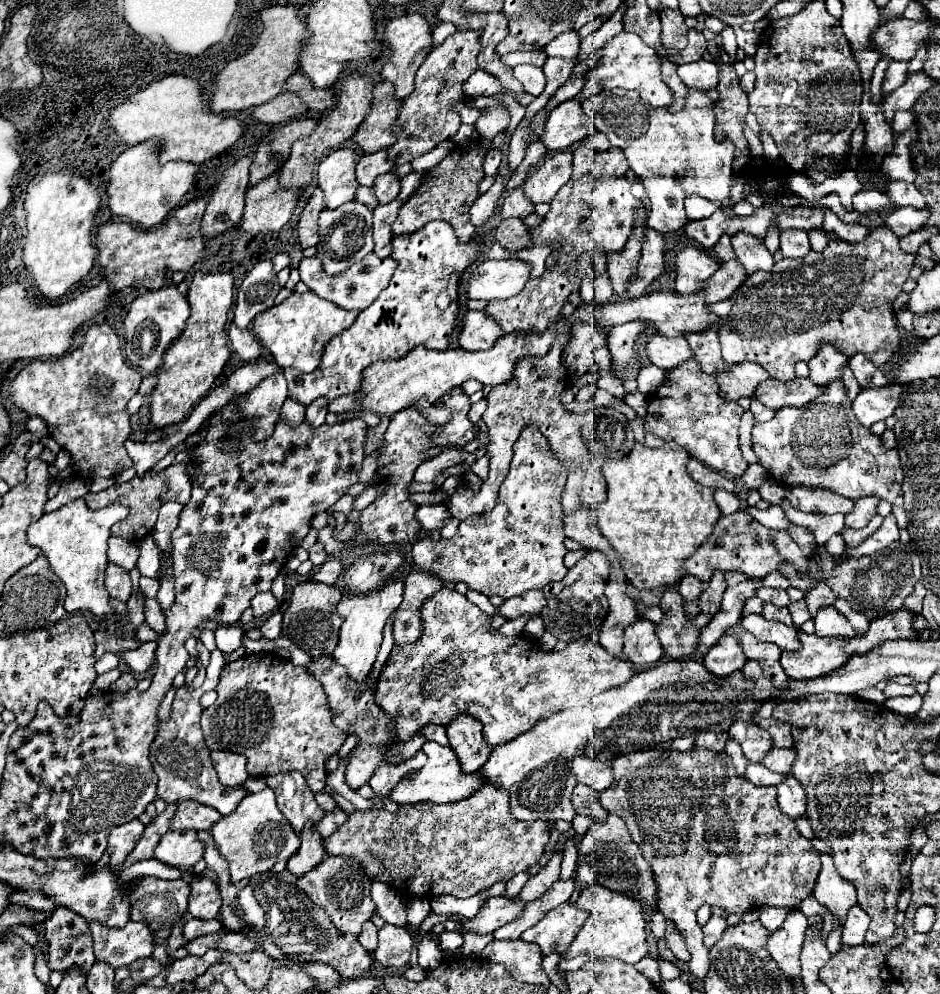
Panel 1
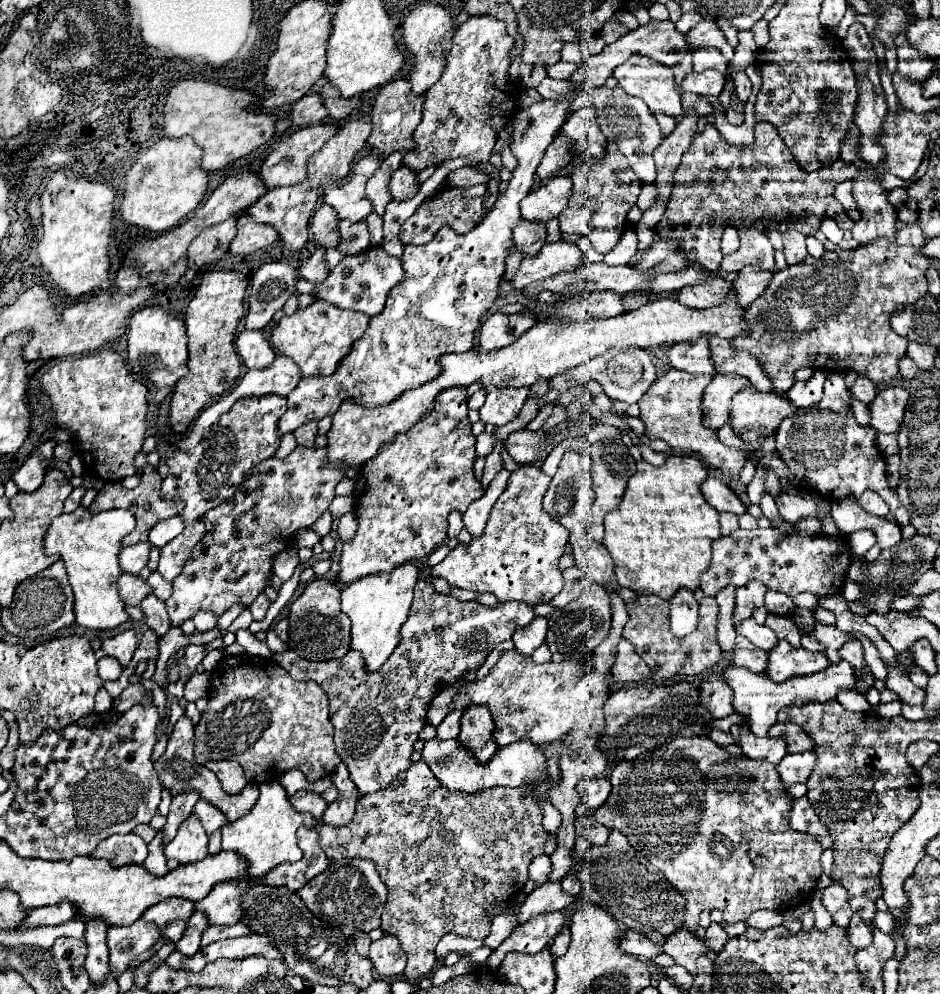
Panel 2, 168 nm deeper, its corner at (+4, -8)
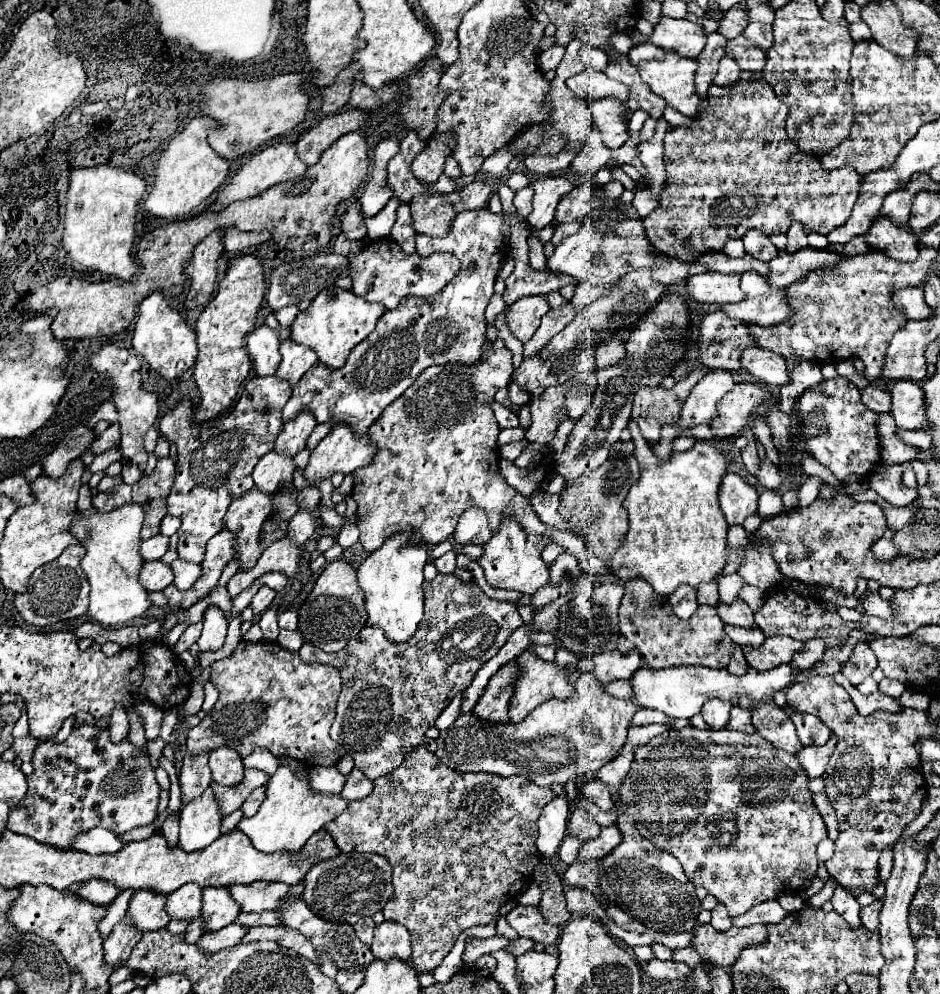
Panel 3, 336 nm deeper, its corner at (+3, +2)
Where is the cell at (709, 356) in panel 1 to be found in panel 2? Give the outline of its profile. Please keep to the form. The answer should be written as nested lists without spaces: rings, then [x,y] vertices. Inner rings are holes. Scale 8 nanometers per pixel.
[[[714,336],[714,340],[710,340],[710,354],[714,356],[716,372],[744,376],[754,384],[754,388],[758,388],[762,392],[772,392],[774,390],[766,372],[758,364],[758,360],[754,356],[750,356],[748,352],[734,352],[730,348],[728,340],[722,340],[722,338]]]

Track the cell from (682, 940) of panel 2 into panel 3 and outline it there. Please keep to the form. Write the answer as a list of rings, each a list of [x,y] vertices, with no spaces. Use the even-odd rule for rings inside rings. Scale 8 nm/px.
[[[699,924],[695,928],[695,942],[691,944],[705,962],[717,966],[731,966],[735,964],[739,952],[743,948],[765,944],[767,942],[767,926],[753,924],[749,928],[735,928],[731,926],[725,932],[713,930],[711,924]]]

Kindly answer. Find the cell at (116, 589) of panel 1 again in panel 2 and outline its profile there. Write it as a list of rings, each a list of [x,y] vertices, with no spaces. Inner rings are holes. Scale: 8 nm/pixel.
[[[120,574],[118,594],[126,606],[138,606],[140,600],[150,594],[150,588],[146,588],[146,582],[134,574]]]

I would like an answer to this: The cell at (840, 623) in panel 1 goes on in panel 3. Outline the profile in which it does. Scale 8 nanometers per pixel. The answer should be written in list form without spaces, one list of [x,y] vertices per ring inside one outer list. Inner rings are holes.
[[[859,642],[853,650],[853,656],[843,664],[841,672],[845,678],[849,678],[849,682],[853,686],[861,684],[867,676],[871,676],[871,672],[877,668],[877,658],[873,654],[873,650],[865,644]]]

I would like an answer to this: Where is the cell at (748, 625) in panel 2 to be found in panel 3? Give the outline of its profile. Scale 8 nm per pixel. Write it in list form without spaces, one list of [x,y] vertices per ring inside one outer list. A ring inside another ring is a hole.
[[[737,598],[731,604],[717,604],[717,616],[723,620],[723,624],[735,624],[735,626],[755,626],[753,620],[753,610],[749,608],[747,602]]]

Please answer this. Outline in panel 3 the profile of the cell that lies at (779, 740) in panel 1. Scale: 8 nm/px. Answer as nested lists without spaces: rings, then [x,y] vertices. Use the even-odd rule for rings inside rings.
[[[797,712],[795,716],[791,716],[791,720],[803,746],[823,746],[831,738],[831,730],[817,716]]]

